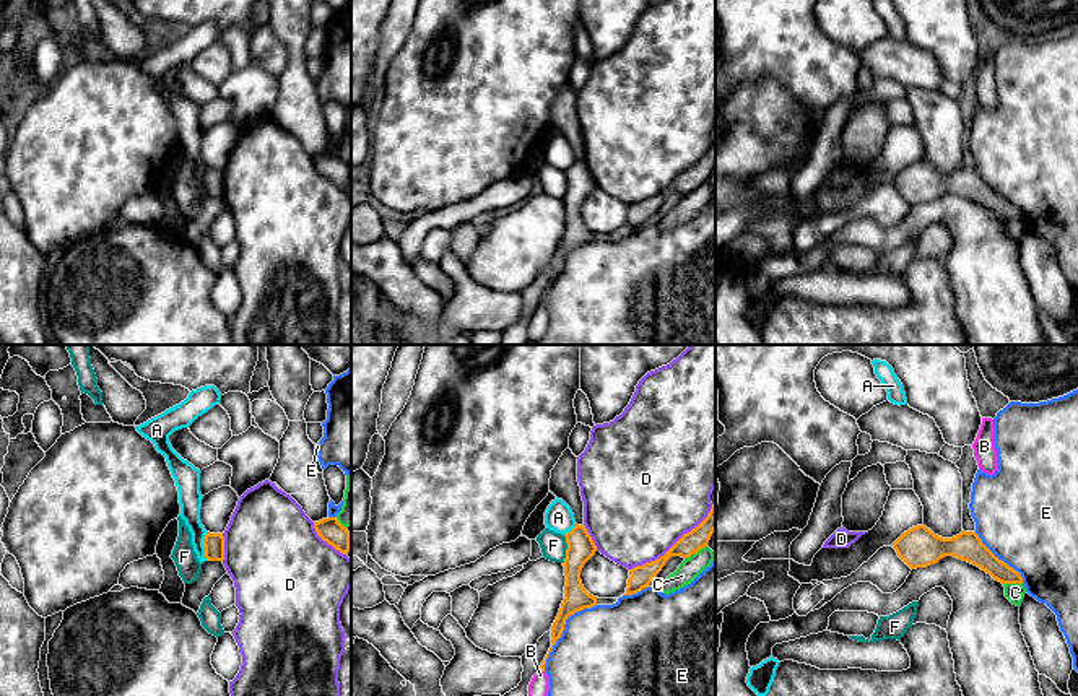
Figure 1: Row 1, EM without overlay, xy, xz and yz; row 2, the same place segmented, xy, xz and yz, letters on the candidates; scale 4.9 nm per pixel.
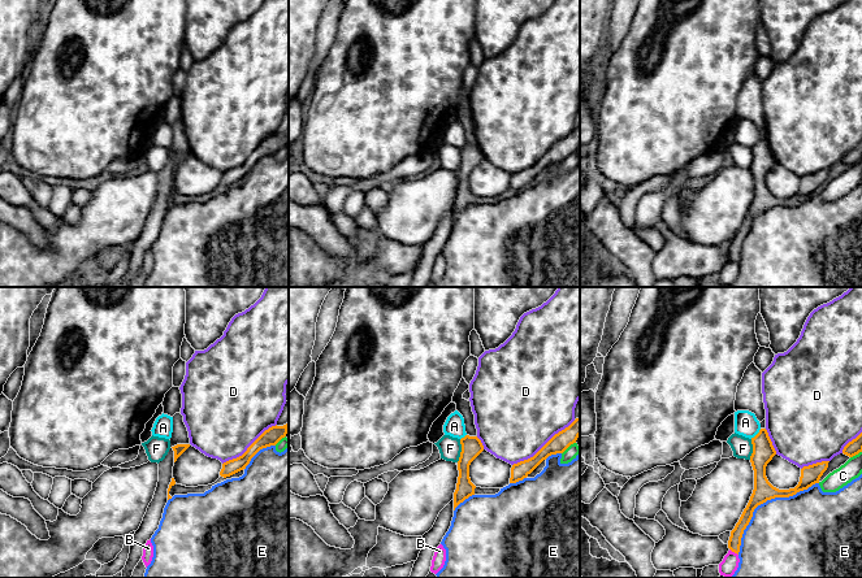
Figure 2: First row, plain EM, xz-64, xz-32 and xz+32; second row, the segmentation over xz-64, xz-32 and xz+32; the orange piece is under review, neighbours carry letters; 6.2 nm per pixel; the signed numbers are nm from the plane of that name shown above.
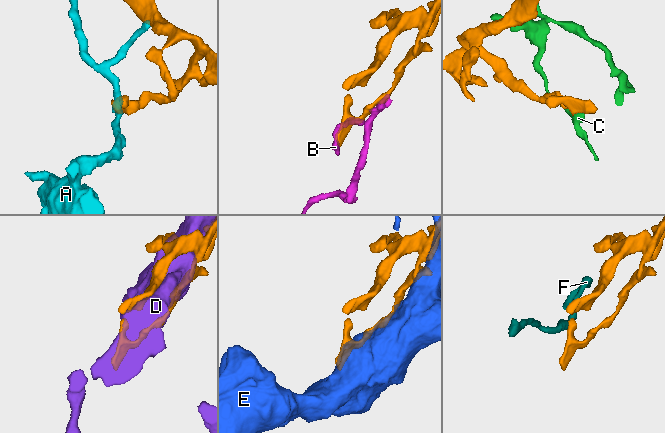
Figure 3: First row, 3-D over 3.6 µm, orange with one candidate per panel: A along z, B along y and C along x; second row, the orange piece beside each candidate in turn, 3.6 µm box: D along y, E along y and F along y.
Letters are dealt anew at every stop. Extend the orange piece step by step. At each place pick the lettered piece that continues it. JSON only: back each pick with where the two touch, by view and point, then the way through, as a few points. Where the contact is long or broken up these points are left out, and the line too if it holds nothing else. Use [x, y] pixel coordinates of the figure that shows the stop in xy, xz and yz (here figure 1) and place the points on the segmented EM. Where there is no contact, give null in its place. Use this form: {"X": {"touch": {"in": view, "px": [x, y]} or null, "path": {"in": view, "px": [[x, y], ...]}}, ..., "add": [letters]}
{"add": []}

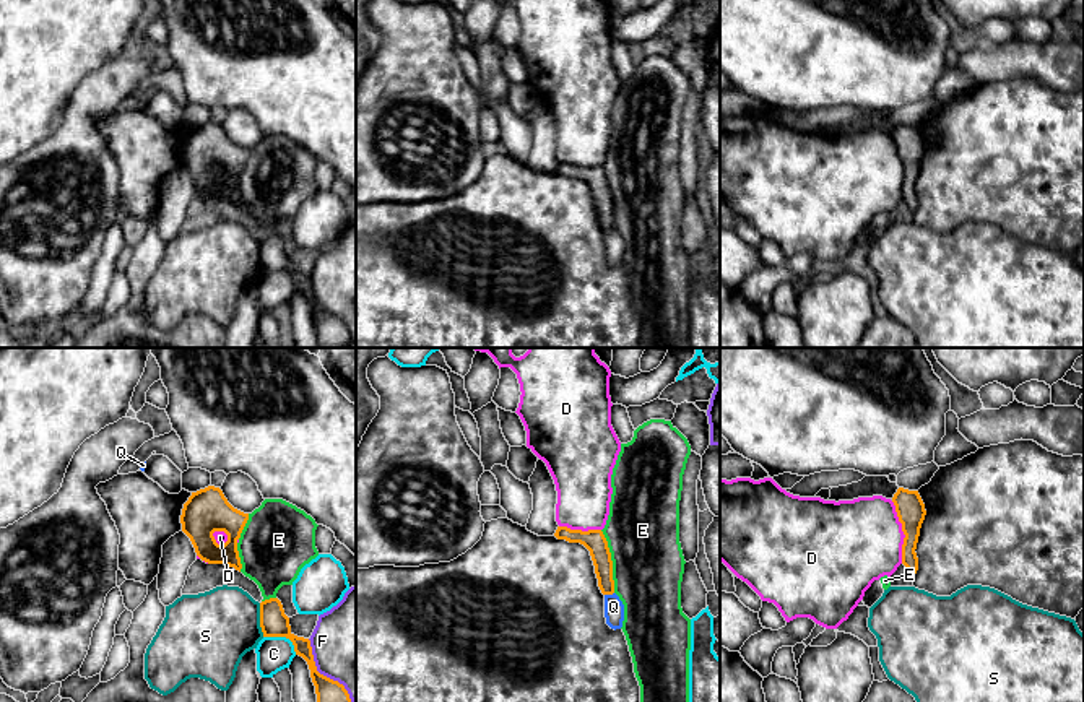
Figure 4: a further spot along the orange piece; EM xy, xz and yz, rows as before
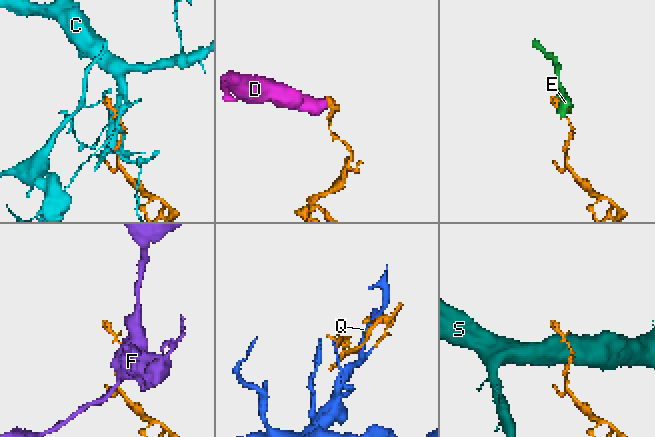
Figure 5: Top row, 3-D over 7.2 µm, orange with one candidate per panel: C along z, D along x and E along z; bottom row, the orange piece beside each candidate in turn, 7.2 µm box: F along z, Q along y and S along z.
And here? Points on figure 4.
{"add": []}

